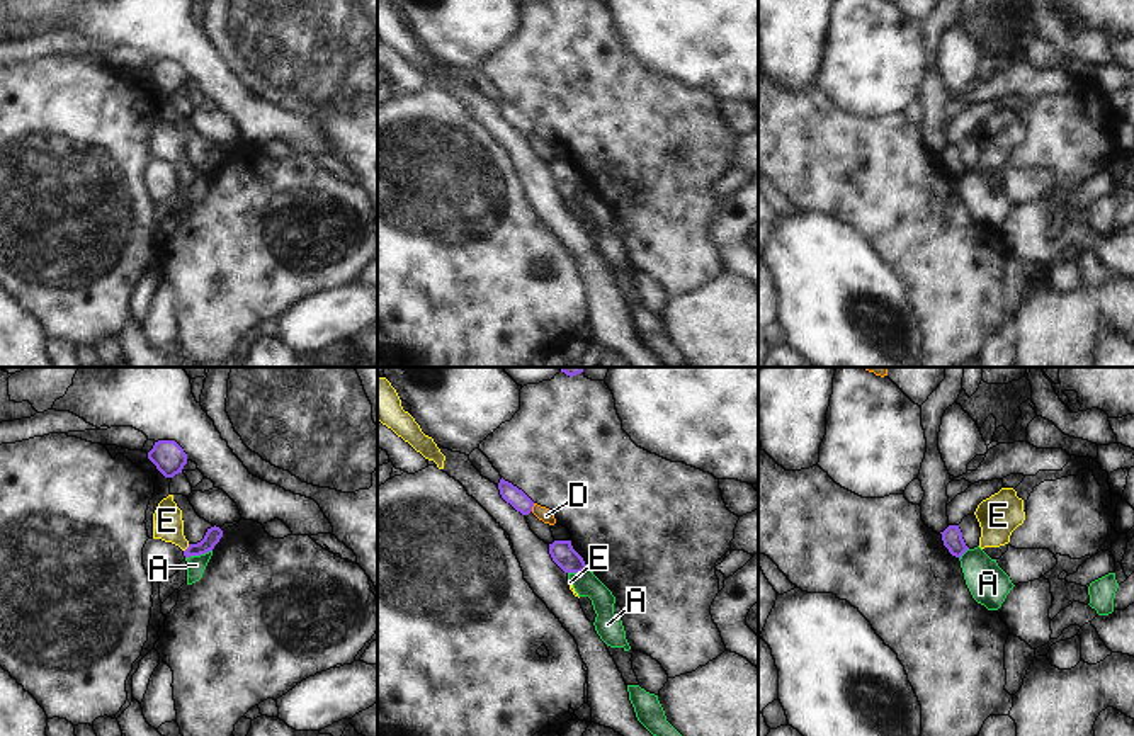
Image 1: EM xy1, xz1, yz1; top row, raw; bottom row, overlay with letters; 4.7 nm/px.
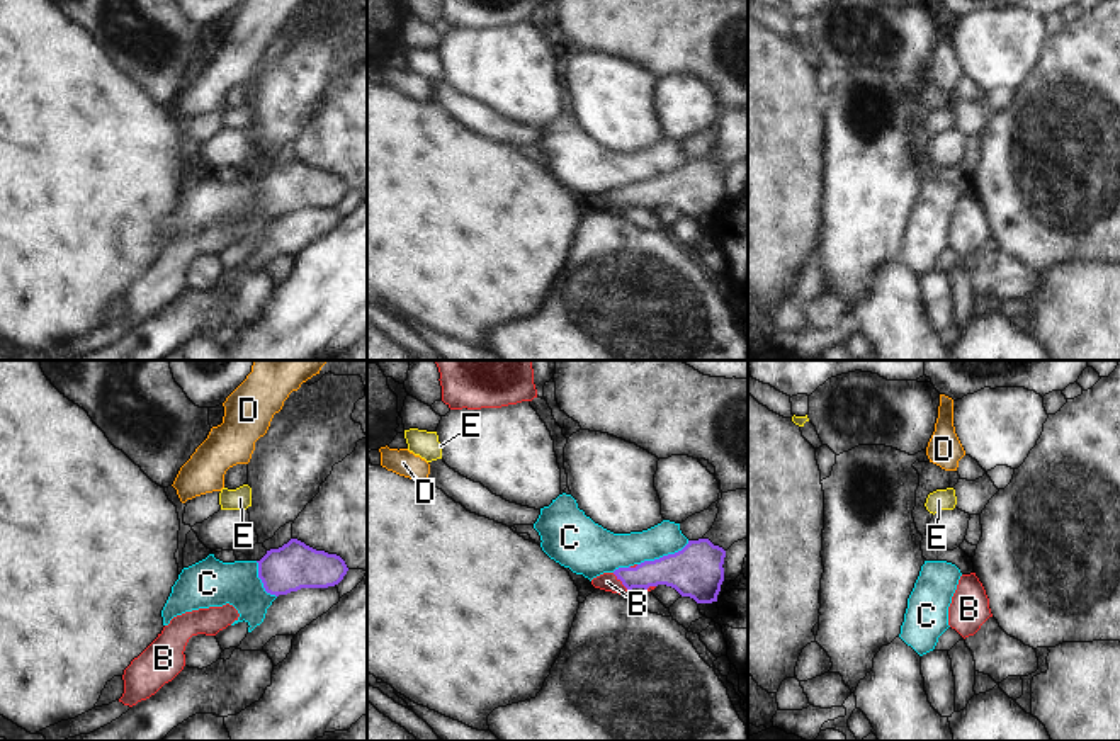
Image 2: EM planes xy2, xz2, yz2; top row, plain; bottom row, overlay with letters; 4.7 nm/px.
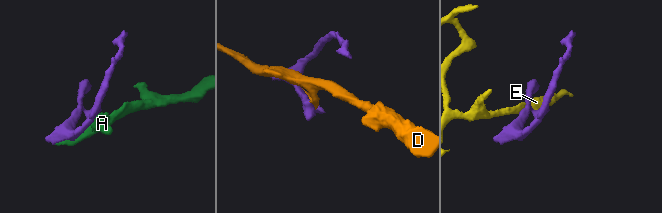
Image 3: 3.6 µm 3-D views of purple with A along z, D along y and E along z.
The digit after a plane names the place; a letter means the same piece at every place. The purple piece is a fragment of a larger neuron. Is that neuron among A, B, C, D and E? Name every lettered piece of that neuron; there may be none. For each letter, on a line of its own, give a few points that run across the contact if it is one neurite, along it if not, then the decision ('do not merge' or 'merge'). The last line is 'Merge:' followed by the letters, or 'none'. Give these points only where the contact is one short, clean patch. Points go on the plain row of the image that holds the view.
A: xy1 (211, 169), (186, 177) | do not merge
B: xz2 (672, 189), (621, 199), (607, 201) | merge
C: xz2 (689, 160), (673, 172), (644, 179), (638, 184) | do not merge
D: do not merge
E: xy1 (189, 164), (184, 170) | do not merge
Merge: B

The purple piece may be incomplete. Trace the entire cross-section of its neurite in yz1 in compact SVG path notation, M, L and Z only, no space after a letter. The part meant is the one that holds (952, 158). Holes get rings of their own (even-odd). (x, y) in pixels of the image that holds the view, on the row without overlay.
M949 144L942 153L944 165L949 172L961 178L961 175L969 168L962 158L959 144Z

